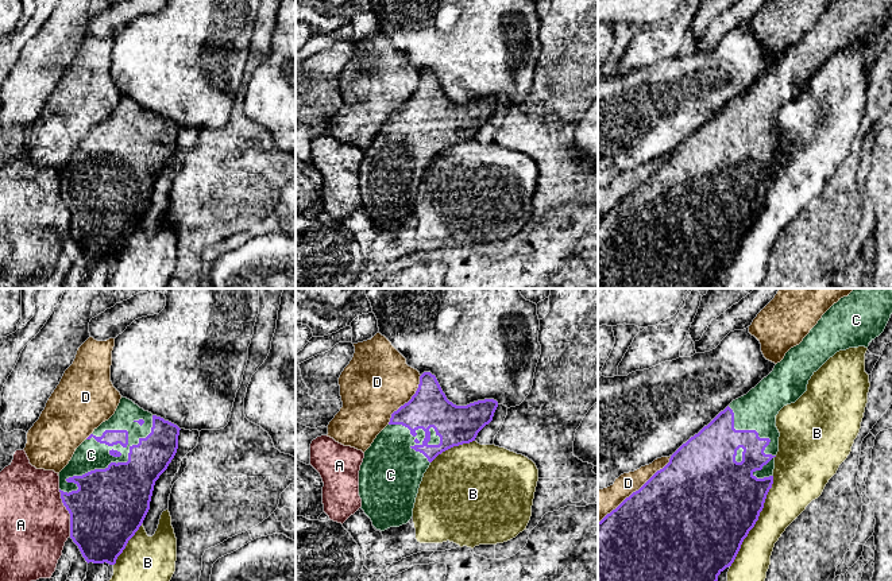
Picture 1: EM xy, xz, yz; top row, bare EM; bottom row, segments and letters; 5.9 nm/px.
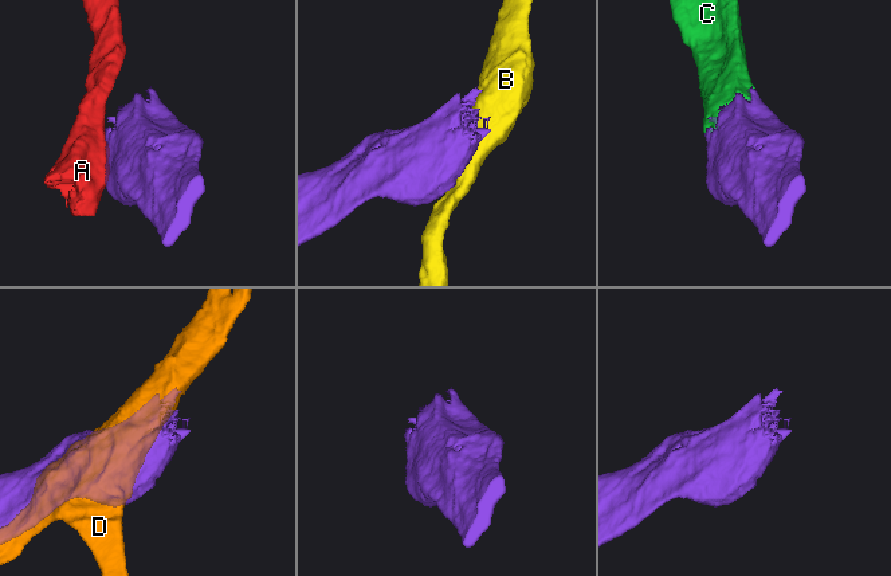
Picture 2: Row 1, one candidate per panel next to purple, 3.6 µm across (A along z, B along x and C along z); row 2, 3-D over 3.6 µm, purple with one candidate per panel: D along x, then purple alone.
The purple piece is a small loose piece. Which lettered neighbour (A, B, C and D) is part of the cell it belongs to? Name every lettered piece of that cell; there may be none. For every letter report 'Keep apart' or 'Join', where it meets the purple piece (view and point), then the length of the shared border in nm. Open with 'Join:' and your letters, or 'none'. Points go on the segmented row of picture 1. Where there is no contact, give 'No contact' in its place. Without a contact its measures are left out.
Join: C
A: Keep apart. Touches purple at xy (69, 512). Shared border 280 nm
B: Keep apart. Touches purple at yz (756, 521). Shared border 600 nm
C: Join. Touches purple at xy (108, 465). Shared border 700 nm
D: Keep apart. Touches purple at yz (636, 491). Shared border 600 nm

